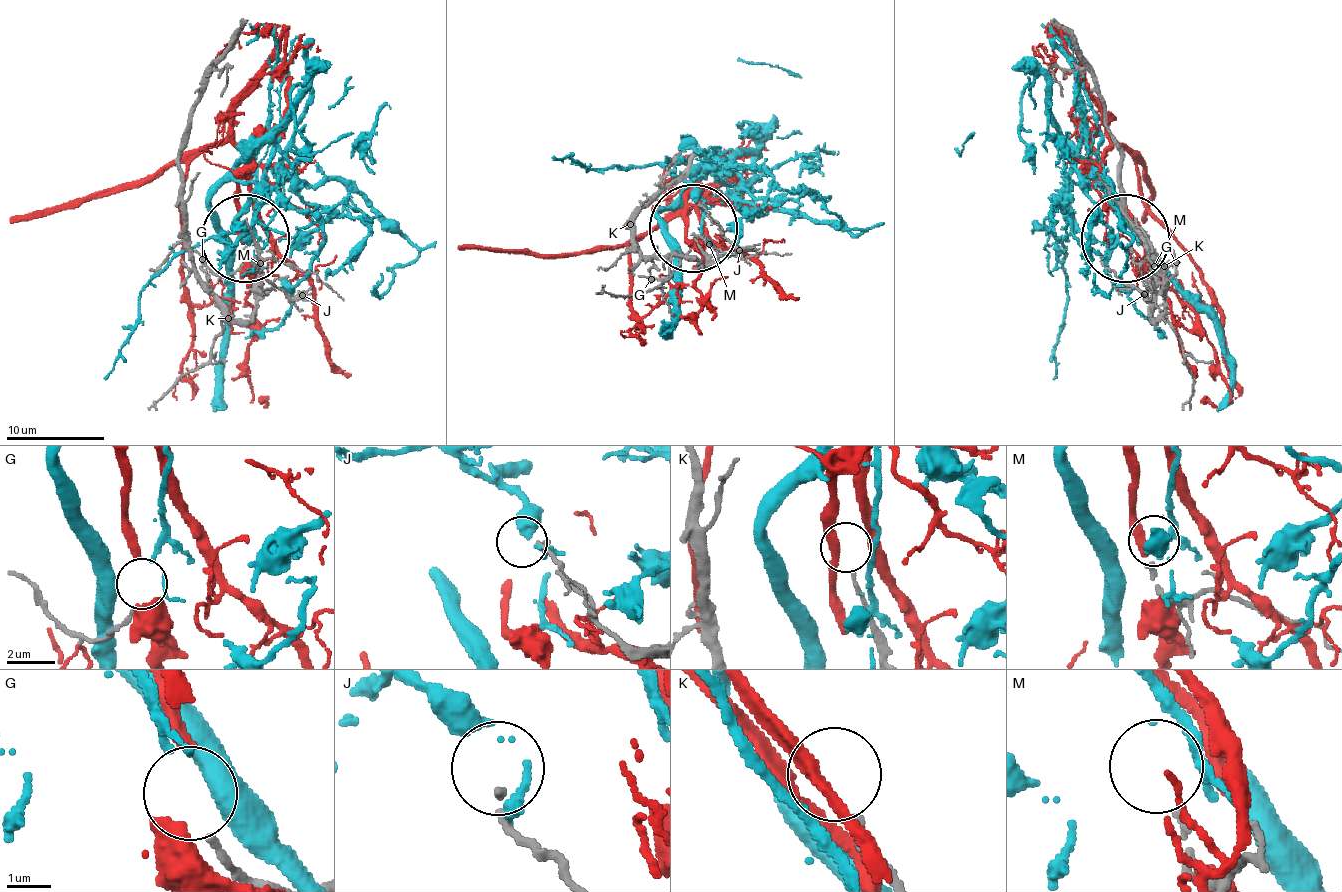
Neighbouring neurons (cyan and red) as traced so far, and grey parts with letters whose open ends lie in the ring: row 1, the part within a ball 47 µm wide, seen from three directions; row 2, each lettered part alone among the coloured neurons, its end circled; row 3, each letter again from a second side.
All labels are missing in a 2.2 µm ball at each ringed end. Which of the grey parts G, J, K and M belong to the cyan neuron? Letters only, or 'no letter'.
G

